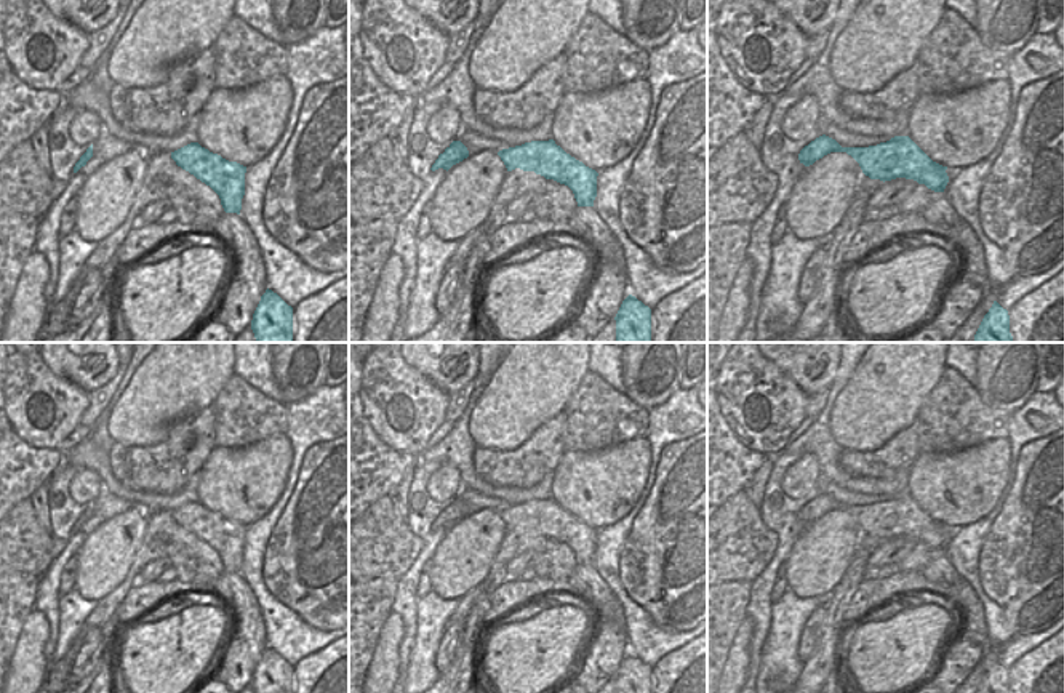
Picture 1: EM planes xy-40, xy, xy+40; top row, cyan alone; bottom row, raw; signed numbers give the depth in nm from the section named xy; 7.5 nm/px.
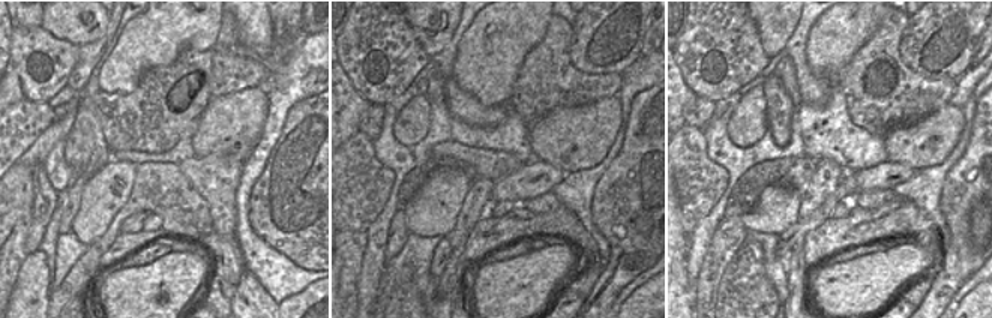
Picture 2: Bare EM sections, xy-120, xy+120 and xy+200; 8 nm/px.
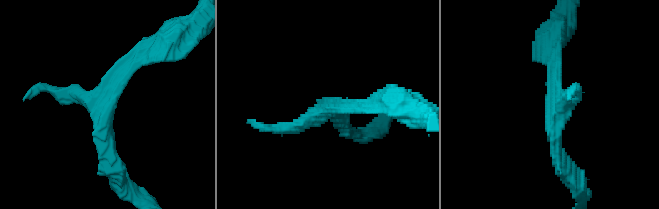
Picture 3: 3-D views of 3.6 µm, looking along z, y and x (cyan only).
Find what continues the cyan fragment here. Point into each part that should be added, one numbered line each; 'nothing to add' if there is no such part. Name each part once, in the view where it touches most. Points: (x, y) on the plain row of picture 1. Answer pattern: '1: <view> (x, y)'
nothing to add

